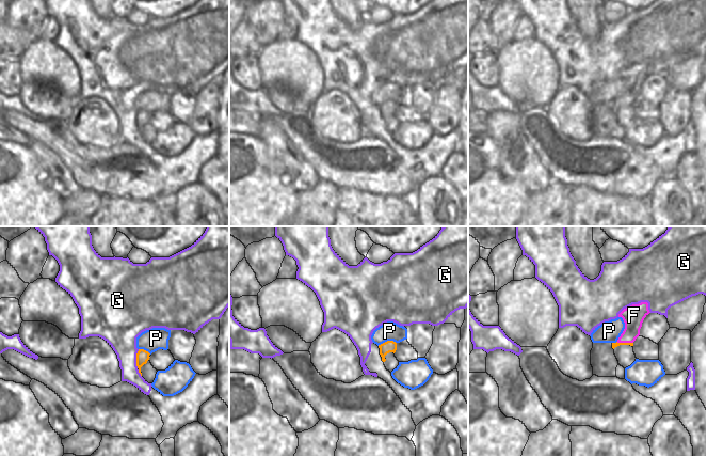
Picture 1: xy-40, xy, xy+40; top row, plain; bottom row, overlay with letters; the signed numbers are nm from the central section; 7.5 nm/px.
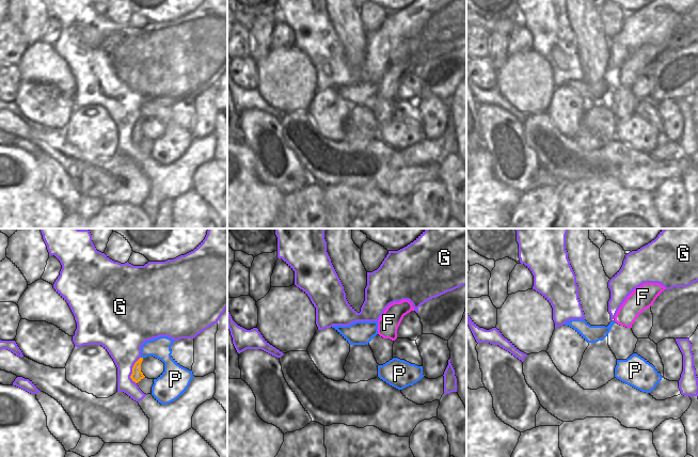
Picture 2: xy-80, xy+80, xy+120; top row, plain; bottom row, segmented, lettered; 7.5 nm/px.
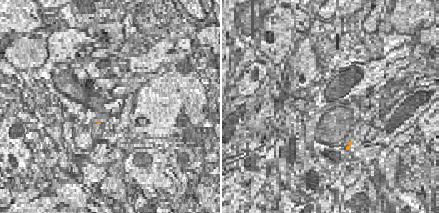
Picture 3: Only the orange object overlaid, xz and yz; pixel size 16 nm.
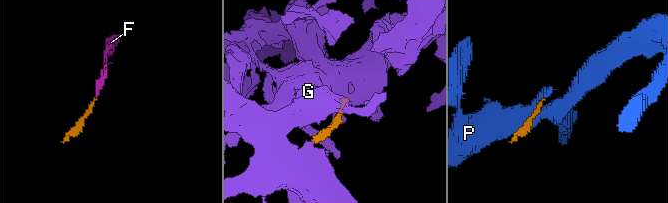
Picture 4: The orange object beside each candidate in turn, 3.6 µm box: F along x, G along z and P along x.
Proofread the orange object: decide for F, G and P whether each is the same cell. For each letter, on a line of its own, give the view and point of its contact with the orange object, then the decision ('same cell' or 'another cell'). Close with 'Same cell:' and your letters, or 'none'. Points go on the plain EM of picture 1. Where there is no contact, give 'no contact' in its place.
F: meets orange in xy+40 at (625, 104); same cell
G: meets orange in xy-40 at (137, 120); another cell
P: meets orange in xy at (387, 101); another cell
Same cell: F

